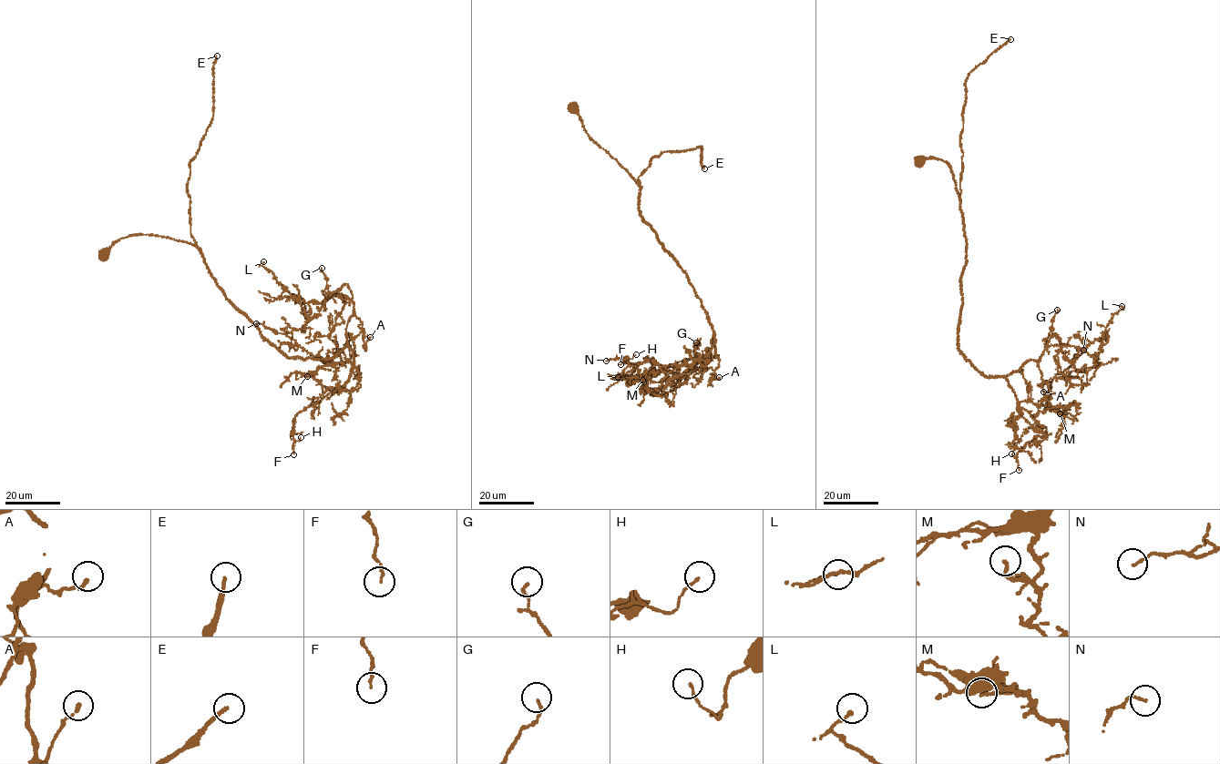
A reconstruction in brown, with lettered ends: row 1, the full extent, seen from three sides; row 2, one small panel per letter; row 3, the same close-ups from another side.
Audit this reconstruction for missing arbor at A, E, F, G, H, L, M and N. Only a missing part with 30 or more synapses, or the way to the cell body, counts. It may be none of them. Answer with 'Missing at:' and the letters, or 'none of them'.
Missing at: E

